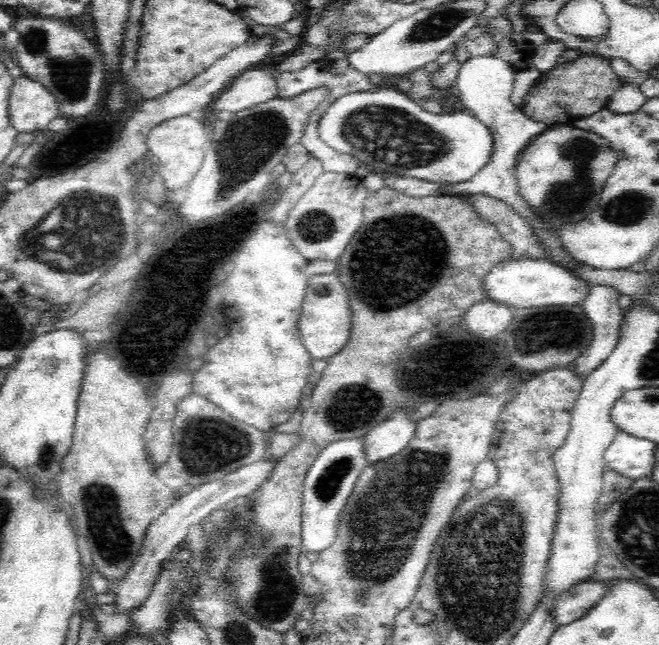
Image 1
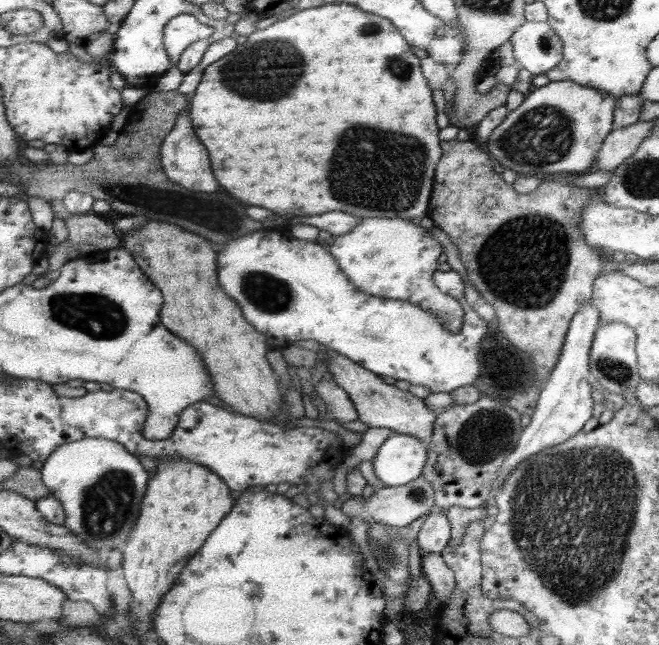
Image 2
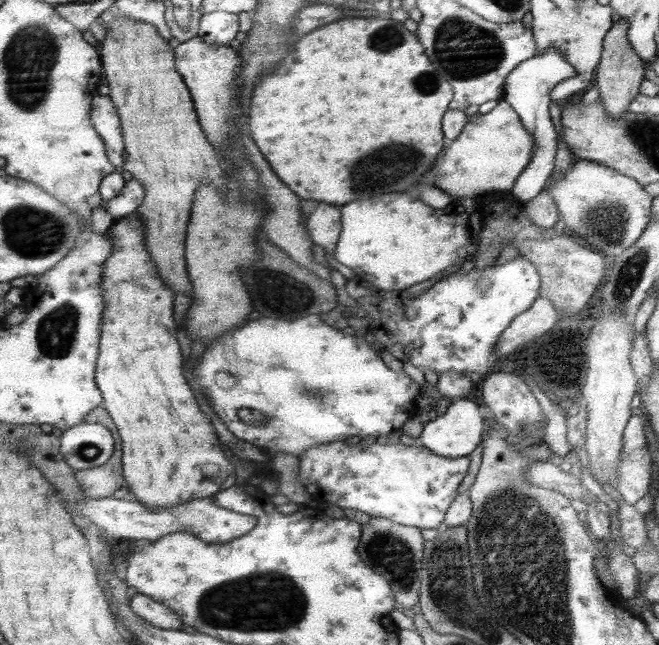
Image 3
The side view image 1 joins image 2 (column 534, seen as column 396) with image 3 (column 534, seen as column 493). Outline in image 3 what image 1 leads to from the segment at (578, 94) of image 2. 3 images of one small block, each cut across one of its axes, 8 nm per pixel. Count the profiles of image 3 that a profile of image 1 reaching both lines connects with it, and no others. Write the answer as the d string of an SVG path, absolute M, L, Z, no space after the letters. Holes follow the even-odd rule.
M504 98L488 113L475 114L466 124L463 132L459 134L459 138L454 140L448 149L445 149L445 162L441 164L441 174L445 178L443 184L435 186L443 189L443 191L453 194L453 196L476 196L499 192L511 192L516 185L517 179L524 173L524 170L529 166L533 152L535 152L535 137L533 133L525 127L521 115L507 102Z

